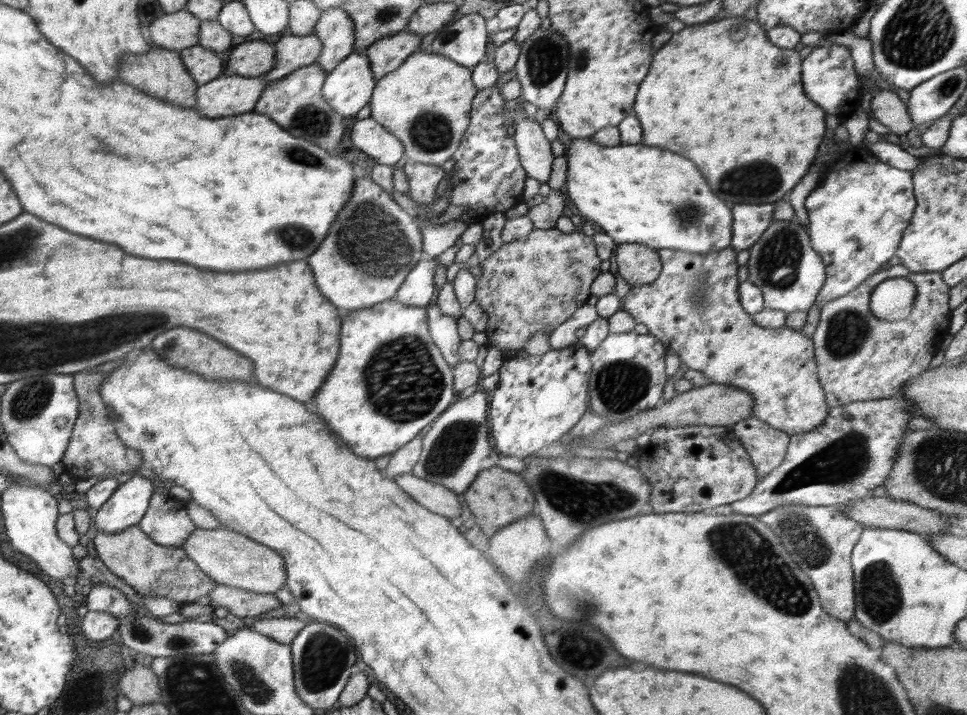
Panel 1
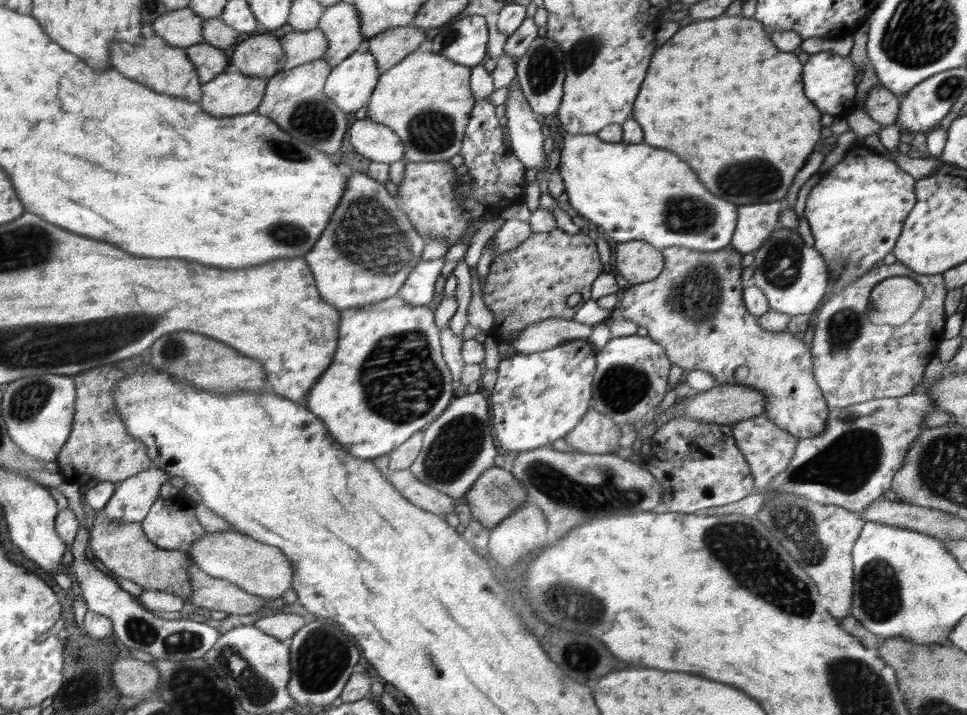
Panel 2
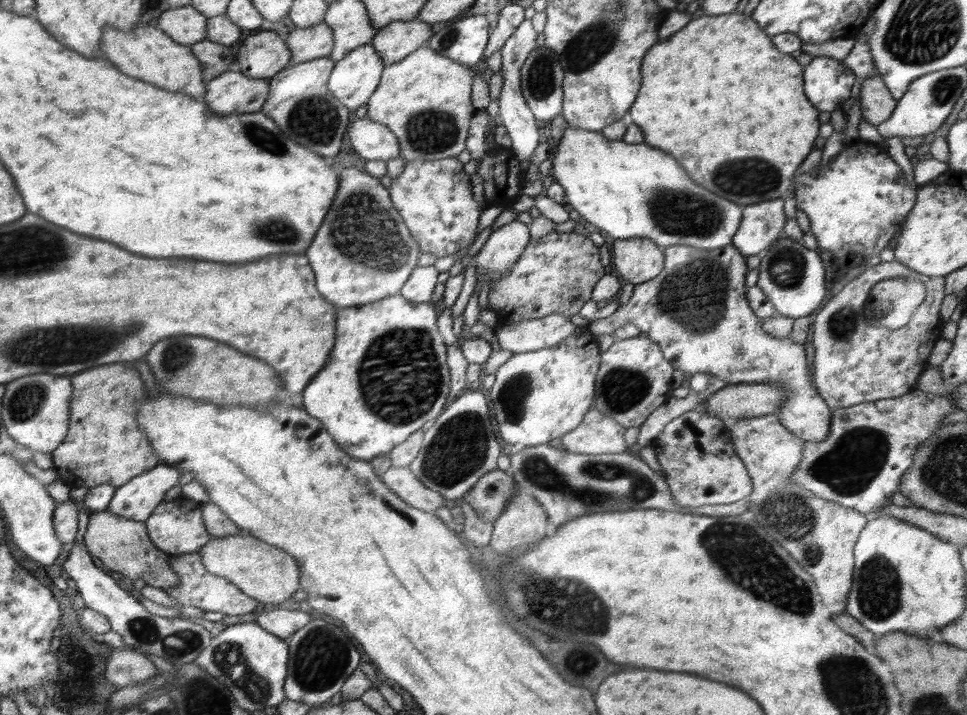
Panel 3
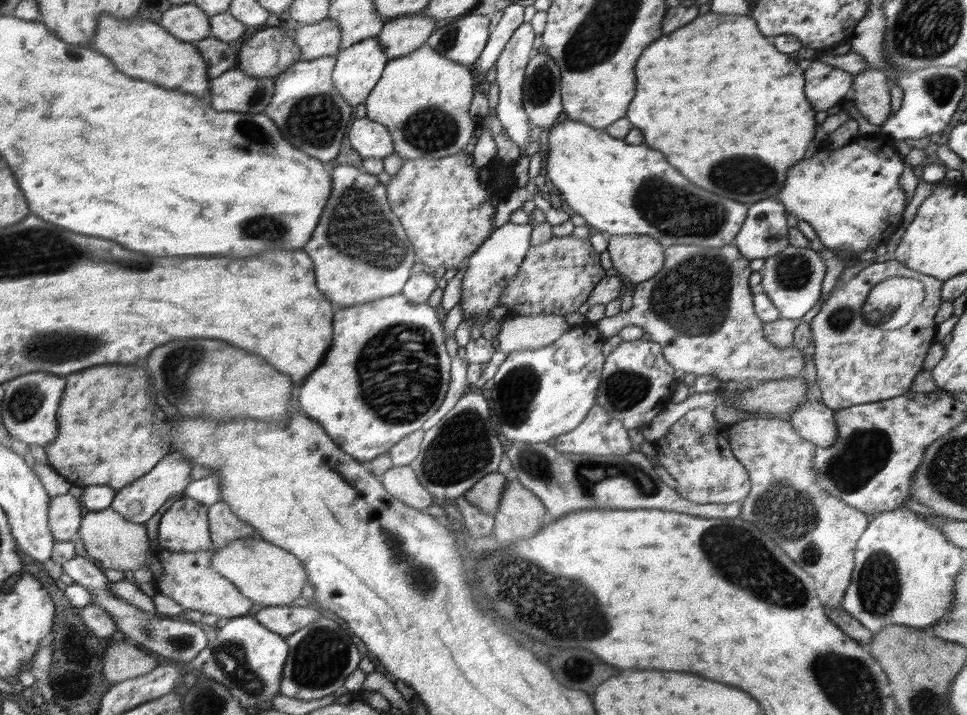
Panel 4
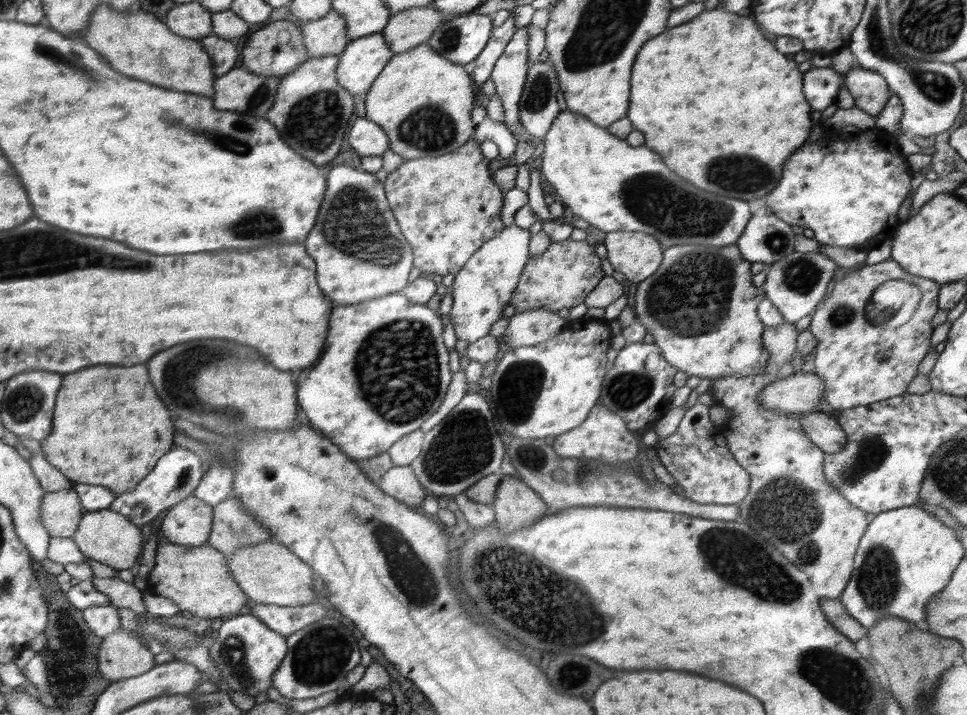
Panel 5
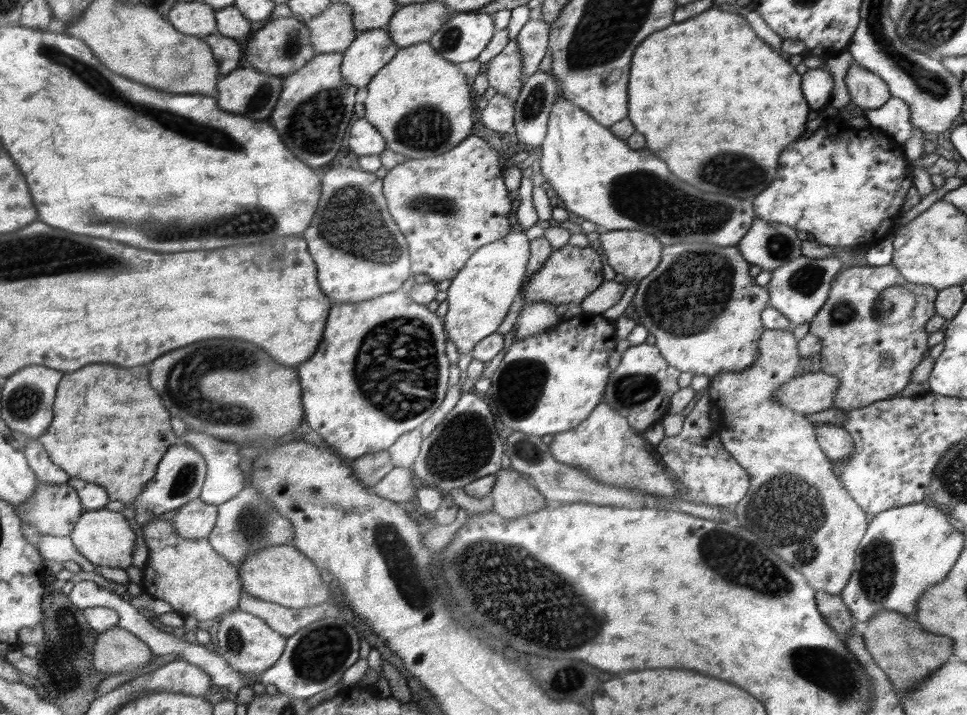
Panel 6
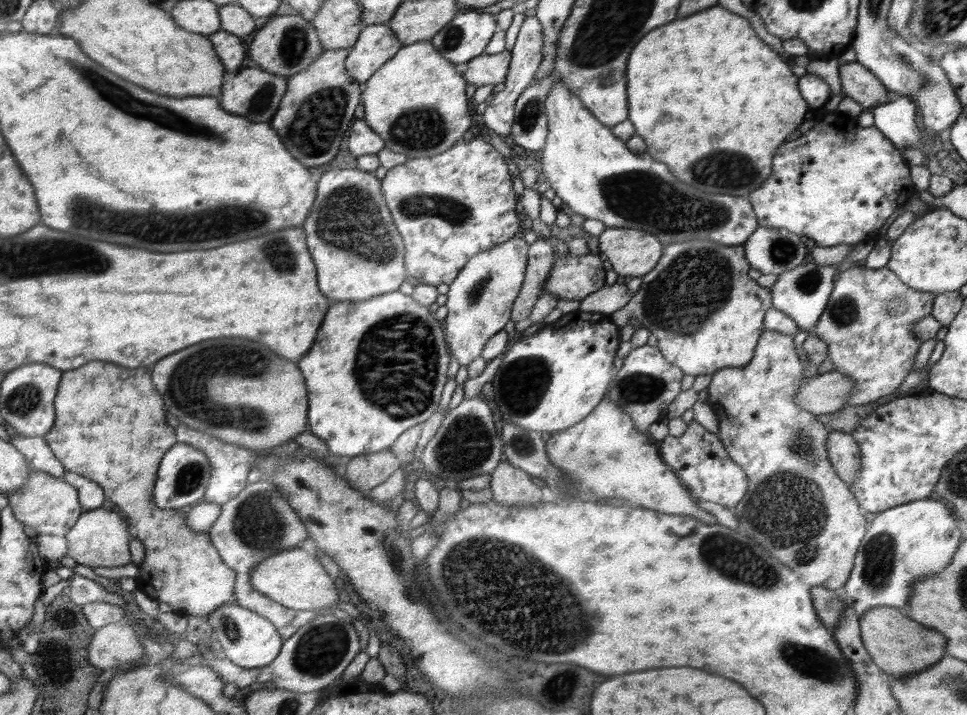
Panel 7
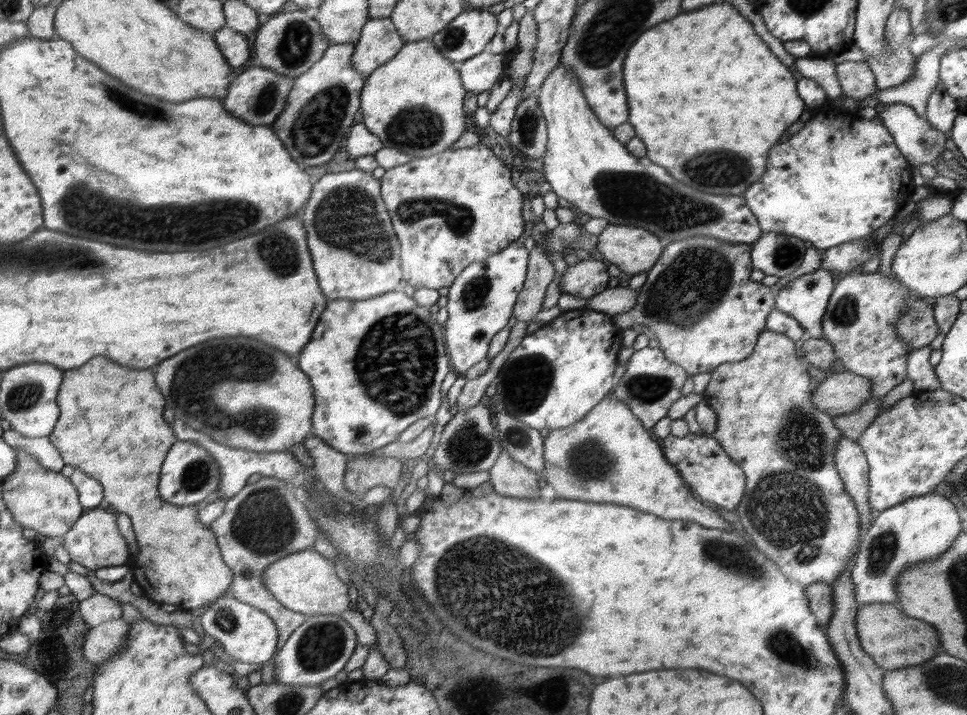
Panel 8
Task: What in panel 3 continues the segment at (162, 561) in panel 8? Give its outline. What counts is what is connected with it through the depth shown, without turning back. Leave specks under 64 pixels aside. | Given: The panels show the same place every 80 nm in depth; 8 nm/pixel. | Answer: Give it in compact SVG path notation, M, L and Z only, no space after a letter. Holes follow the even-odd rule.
M118 363L94 370L86 370L82 374L71 375L72 381L71 401L69 402L68 432L62 444L52 452L54 468L58 478L72 488L92 488L102 484L111 484L118 488L125 485L131 478L145 473L160 464L160 458L155 454L153 445L146 438L145 431L136 420L136 410L144 398L144 382L140 373L132 364ZM198 552L173 555L172 569L180 574L180 585L165 591L180 604L198 608L201 613L222 612L228 616L238 616L239 614L252 612L260 604L258 599L250 598L250 595L247 595L229 579L210 574L205 569L205 563L202 562L201 555Z

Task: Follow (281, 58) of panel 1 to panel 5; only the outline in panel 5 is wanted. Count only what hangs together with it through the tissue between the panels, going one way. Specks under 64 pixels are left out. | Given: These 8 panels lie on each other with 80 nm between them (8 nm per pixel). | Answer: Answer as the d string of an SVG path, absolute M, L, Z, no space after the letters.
M334 9L318 20L301 23L300 27L309 58L340 56L350 41L345 18Z

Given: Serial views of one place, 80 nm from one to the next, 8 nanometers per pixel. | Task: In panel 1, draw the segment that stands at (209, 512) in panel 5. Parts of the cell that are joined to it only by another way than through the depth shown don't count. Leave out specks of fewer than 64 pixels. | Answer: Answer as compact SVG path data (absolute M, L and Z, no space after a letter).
M155 492L138 526L162 546L182 547L197 529L184 502L173 502L170 495Z

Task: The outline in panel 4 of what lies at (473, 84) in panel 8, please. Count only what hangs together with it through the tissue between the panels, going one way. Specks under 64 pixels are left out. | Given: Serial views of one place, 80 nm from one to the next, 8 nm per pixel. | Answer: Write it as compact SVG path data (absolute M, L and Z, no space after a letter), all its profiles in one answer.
M523 22L505 44L501 55L497 58L496 80L495 84L499 86L499 103L495 108L497 117L501 125L505 128L507 135L519 146L519 151L523 152L524 148L530 143L530 130L528 115L522 106L522 87L525 68L530 62L534 42L534 30L528 22Z

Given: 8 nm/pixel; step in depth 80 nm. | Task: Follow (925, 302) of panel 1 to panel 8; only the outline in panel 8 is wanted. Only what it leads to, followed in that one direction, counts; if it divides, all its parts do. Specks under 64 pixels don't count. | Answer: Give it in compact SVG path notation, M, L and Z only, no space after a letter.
M861 270L853 271L846 274L834 286L826 313L822 318L824 339L830 341L830 344L835 348L838 363L842 362L847 371L862 375L870 380L870 393L873 399L882 398L907 378L906 361L912 350L897 335L895 325L898 318L902 316L902 310L906 308L905 298L910 295L922 298L902 285L894 276L886 277L878 272L866 275Z

